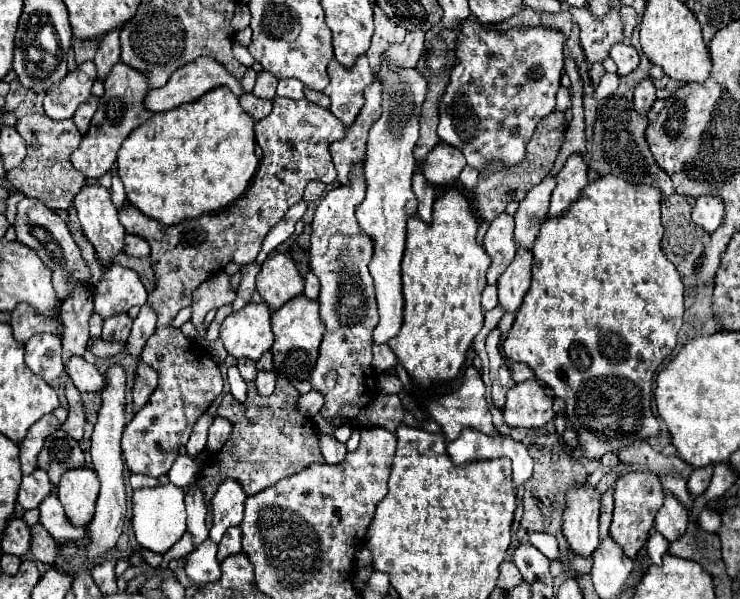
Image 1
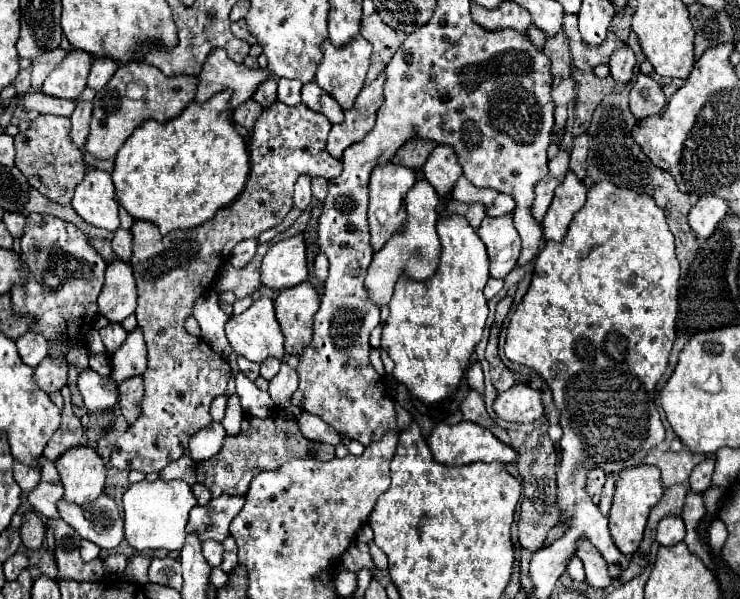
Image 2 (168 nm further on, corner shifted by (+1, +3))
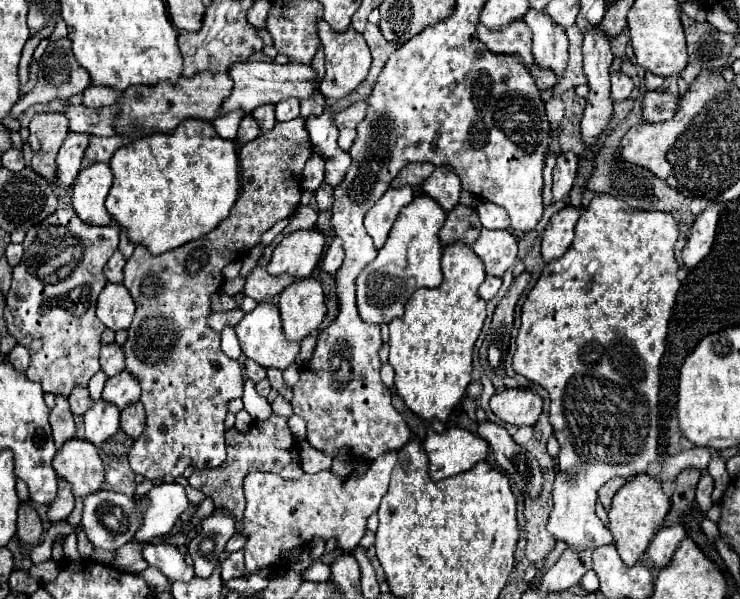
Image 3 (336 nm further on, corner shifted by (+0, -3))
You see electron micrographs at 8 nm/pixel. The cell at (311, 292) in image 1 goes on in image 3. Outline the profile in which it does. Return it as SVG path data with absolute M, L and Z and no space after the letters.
M332 240L328 250L326 250L326 256L324 256L324 262L322 262L322 268L328 272L328 274L336 274L336 270L340 268L344 260L344 248L340 244L340 240Z

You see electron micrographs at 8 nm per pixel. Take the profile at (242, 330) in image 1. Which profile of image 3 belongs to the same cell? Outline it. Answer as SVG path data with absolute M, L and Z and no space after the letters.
M258 304L252 312L248 312L236 324L234 330L238 334L242 352L250 360L258 362L264 368L280 368L280 370L286 370L294 362L294 358L298 356L298 352L300 352L300 344L290 342L290 340L284 338L284 330L282 330L282 320L280 320L280 314L278 314L278 306L274 306L274 304Z

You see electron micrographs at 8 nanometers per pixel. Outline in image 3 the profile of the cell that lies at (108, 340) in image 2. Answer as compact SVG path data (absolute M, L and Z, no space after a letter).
M116 342L102 346L100 366L102 366L102 372L106 372L106 376L116 376L124 370L124 352Z

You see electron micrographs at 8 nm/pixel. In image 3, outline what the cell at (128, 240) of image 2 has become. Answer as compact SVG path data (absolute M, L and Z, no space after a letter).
M116 250L114 254L112 254L112 258L106 262L106 266L104 266L104 276L106 276L106 280L108 282L122 282L122 270L124 270L124 264L126 264L126 260L124 260L124 256Z

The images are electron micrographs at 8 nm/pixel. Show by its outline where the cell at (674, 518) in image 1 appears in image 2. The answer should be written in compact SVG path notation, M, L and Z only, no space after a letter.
M667 516L657 526L657 542L661 546L675 546L685 538L685 524L681 518Z

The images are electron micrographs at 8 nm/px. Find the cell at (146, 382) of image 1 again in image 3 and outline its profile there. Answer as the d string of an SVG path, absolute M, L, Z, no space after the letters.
M140 402L126 408L120 416L120 428L134 440L144 432L144 424L146 424L146 412Z

